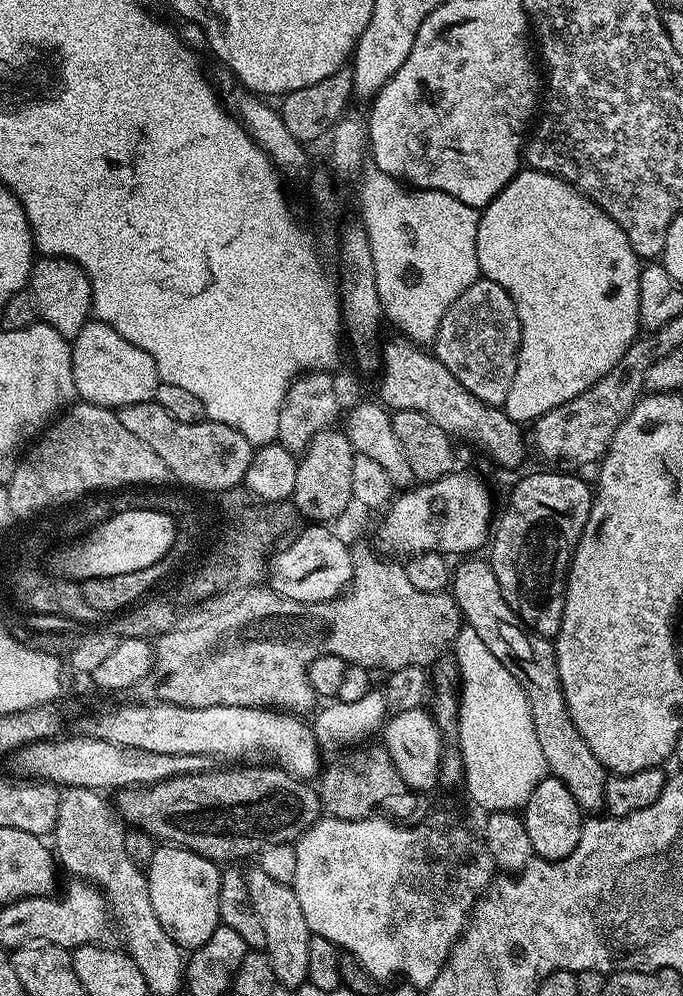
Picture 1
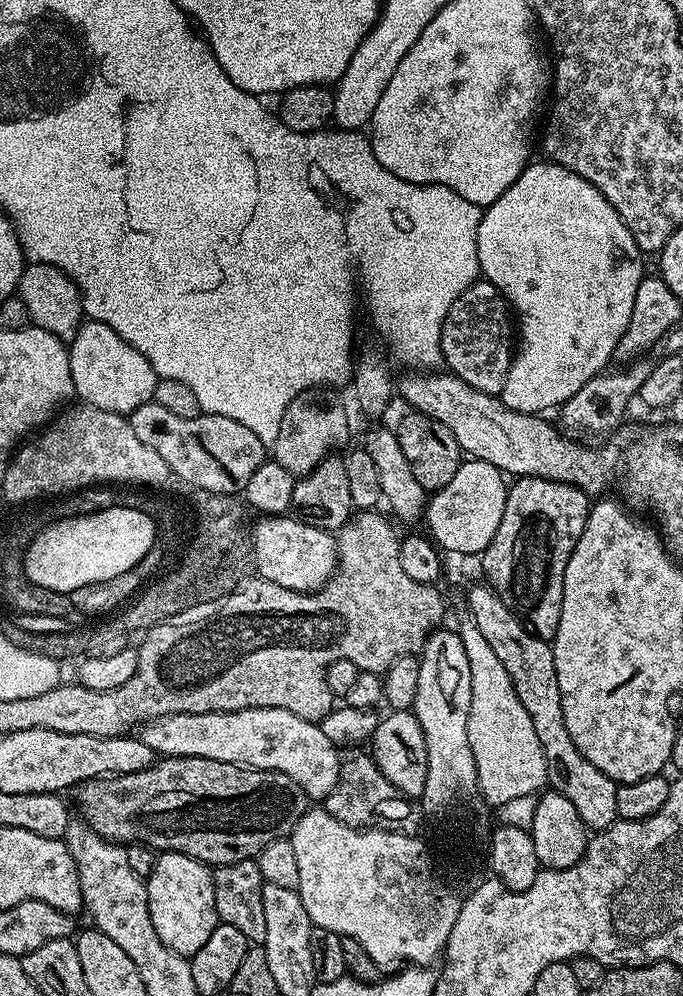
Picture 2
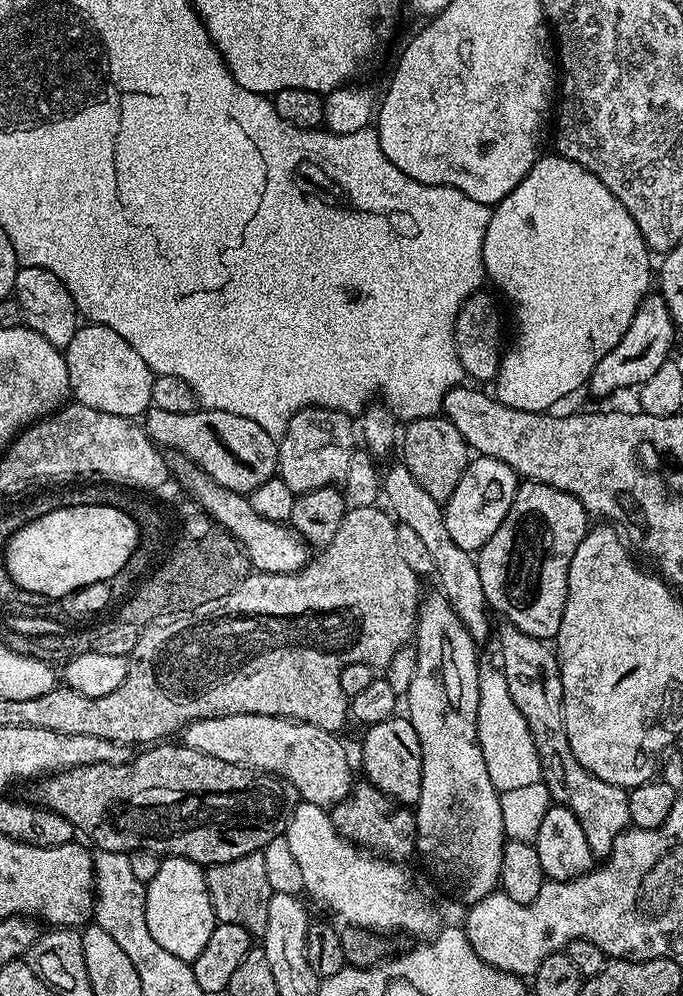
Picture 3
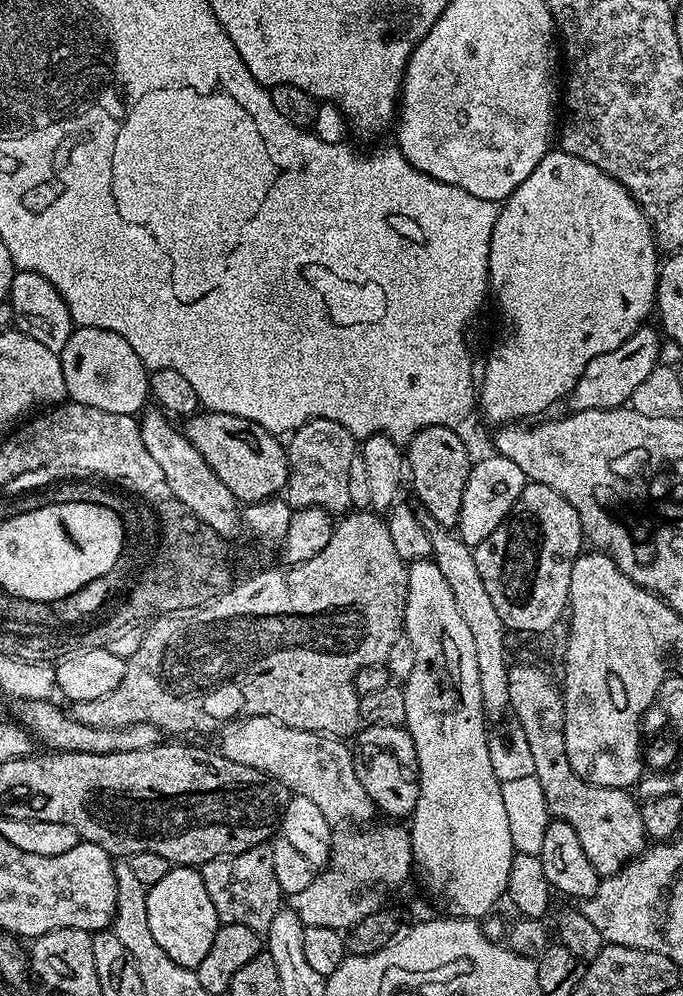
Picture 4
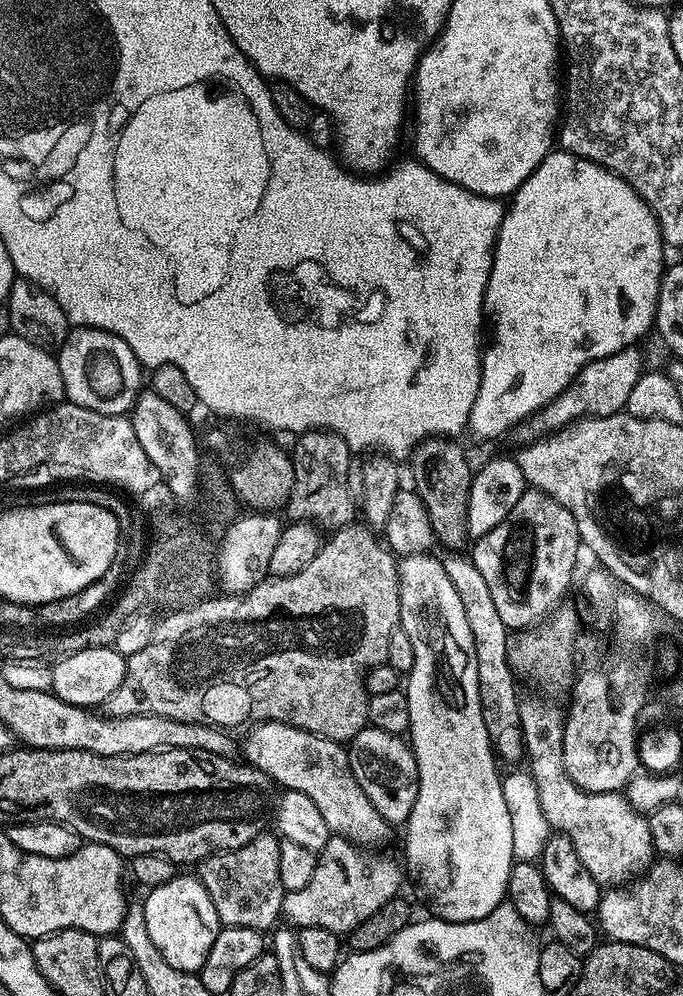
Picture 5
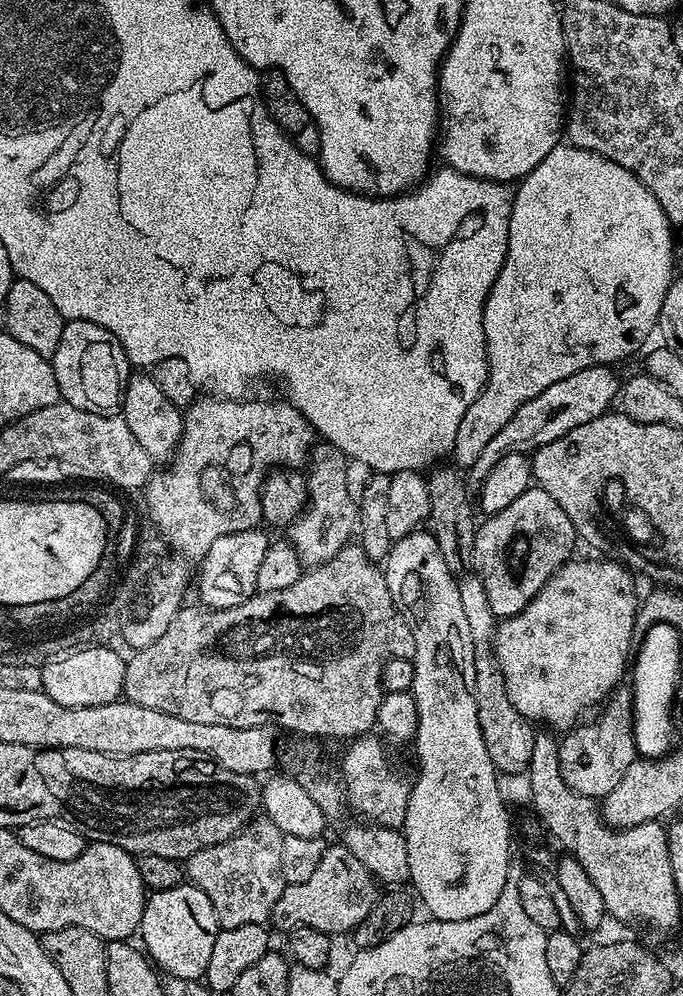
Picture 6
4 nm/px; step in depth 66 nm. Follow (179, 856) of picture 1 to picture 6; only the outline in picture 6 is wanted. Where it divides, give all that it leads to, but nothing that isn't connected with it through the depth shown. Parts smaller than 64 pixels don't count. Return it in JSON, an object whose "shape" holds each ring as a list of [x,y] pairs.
{"shape":[[[185,882],[174,890],[151,893],[145,899],[138,936],[144,939],[143,951],[161,973],[183,980],[200,980],[210,963],[214,938],[220,930],[214,906],[210,906],[210,898],[206,898],[206,894],[202,894],[202,890],[190,882]]]}

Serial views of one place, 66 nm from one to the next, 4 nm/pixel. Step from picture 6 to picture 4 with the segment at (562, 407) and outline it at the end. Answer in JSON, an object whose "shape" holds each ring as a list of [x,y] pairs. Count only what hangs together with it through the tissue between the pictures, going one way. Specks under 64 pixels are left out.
{"shape":[[[641,326],[635,334],[626,338],[626,342],[622,342],[622,346],[606,354],[598,354],[594,362],[582,370],[578,382],[566,397],[566,404],[569,404],[567,407],[571,411],[623,409],[631,401],[634,390],[638,390],[639,384],[646,379],[646,374],[650,374],[650,370],[654,370],[661,359],[661,333],[655,327],[648,327]]]}

